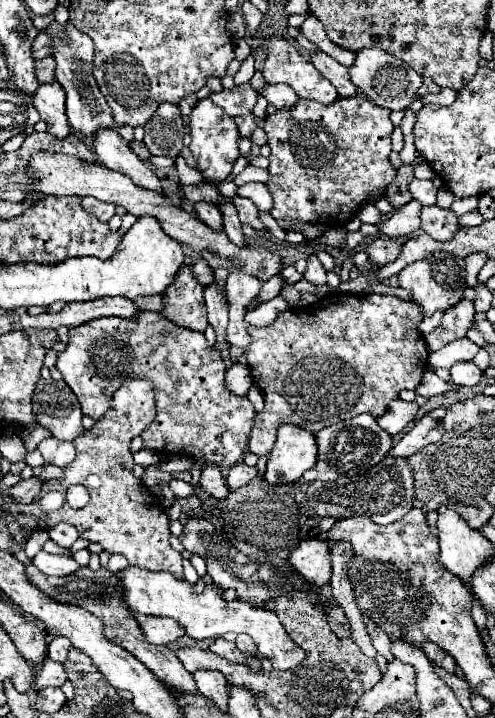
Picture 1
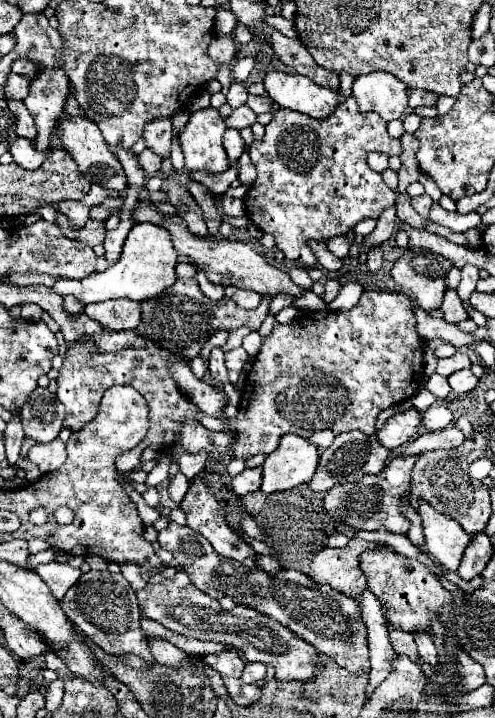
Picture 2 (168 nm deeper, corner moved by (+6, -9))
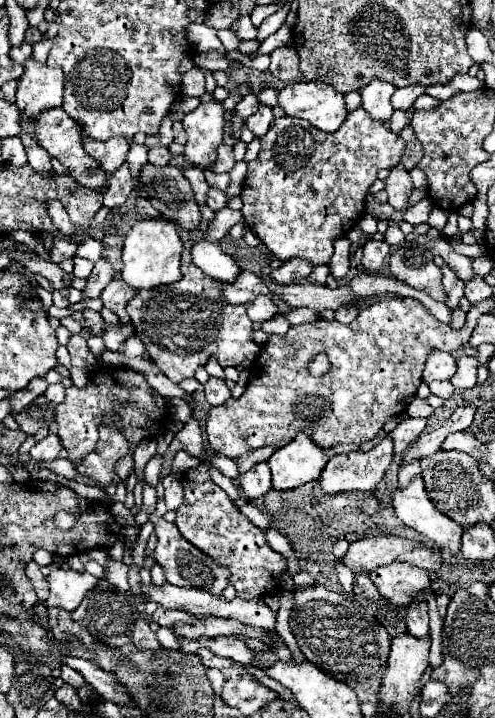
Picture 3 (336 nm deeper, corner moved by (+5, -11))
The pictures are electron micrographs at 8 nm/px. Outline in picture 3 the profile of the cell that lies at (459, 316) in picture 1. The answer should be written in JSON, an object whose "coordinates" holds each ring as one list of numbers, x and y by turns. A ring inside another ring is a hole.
{"coordinates":[[443,265,441,271,443,271,443,289,445,289,445,295,447,295,447,307,451,311,455,311,459,307,459,299,463,297,465,283,447,265]]}

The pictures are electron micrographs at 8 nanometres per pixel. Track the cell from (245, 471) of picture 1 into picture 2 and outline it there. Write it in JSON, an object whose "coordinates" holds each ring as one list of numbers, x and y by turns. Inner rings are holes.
{"coordinates":[[256,467,256,469,244,469,240,475,232,477,230,487,236,495,242,497,252,491,258,491,260,483,262,483,262,467]]}

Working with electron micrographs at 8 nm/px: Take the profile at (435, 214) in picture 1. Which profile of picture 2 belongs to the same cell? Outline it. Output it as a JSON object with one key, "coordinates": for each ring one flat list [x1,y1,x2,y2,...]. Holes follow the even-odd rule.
{"coordinates":[[396,193,396,215,400,221,416,227,416,229,422,229,422,225,426,223,426,219,422,219,410,205,410,197,406,193]]}

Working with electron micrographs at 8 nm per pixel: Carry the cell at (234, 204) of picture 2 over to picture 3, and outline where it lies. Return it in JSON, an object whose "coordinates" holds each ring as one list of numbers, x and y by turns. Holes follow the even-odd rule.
{"coordinates":[[209,189,207,193,207,205,213,209,213,211,221,211,227,207,227,197,223,191,219,189]]}

